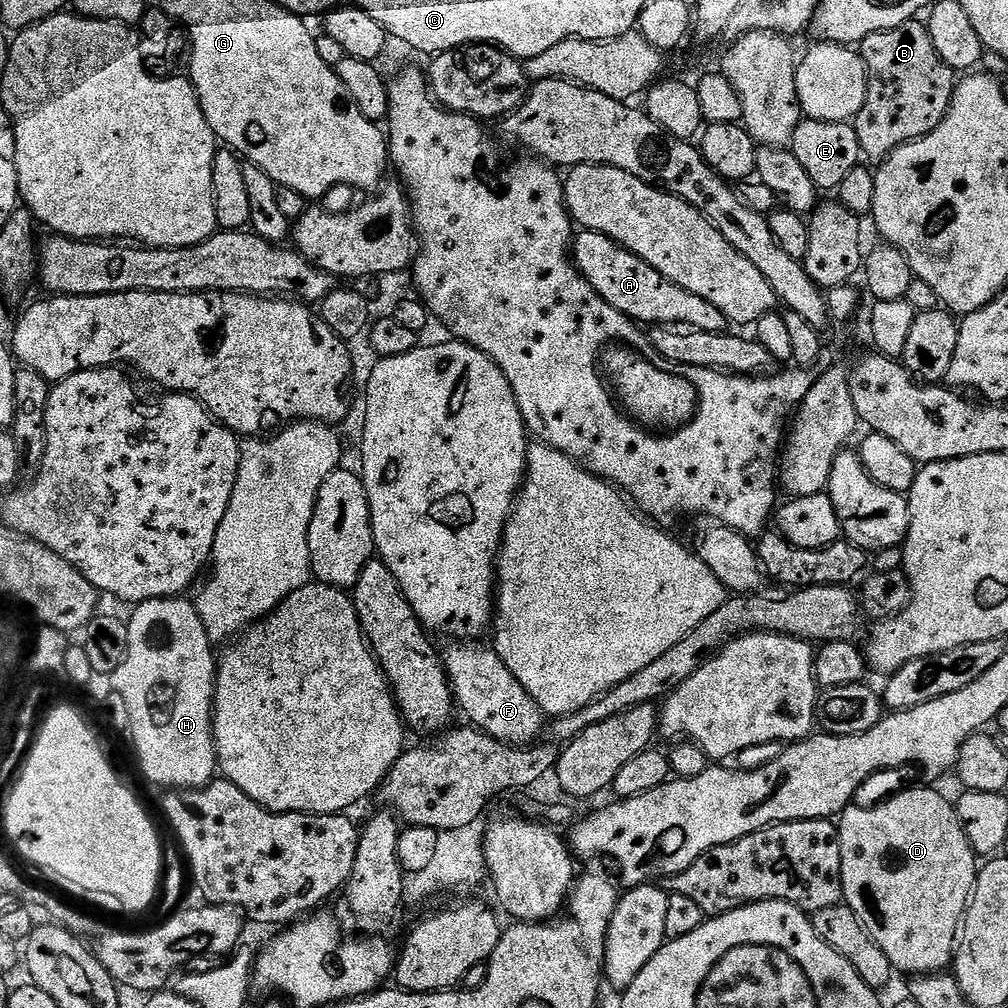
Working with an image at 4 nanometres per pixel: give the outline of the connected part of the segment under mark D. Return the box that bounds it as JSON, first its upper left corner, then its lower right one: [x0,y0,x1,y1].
[838,786,978,978]

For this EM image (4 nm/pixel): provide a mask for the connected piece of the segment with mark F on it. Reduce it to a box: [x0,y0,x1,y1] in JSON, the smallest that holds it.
[443,642,545,746]

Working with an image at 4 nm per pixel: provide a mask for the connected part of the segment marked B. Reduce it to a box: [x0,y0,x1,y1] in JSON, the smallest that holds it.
[854,19,958,162]

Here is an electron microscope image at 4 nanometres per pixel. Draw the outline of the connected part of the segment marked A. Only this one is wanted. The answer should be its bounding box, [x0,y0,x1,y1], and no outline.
[570,230,730,332]

